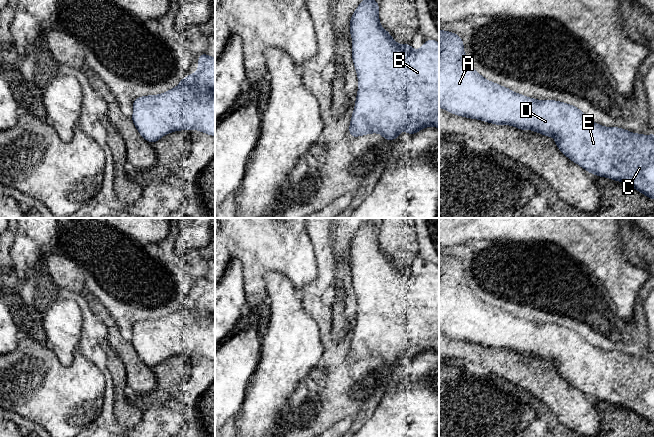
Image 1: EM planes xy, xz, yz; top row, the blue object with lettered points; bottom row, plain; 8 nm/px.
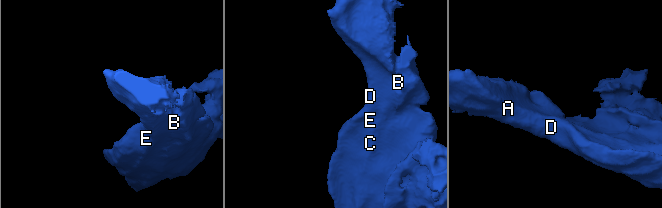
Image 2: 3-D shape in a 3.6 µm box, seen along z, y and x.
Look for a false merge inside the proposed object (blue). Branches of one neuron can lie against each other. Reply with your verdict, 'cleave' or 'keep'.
keep

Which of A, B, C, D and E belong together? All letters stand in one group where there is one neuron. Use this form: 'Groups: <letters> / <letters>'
Groups: A B C D E

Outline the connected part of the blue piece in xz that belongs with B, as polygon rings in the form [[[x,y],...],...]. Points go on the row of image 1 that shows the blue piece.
[[[362,0],[352,14],[350,19],[350,34],[352,37],[352,60],[358,77],[358,93],[356,95],[356,103],[352,113],[351,122],[349,125],[349,133],[351,137],[359,137],[362,135],[379,133],[384,137],[384,140],[398,139],[401,131],[406,131],[409,135],[419,132],[426,127],[439,128],[439,43],[432,40],[427,40],[417,51],[410,45],[405,43],[400,45],[397,43],[389,32],[382,28],[379,20],[379,6],[377,0]]]

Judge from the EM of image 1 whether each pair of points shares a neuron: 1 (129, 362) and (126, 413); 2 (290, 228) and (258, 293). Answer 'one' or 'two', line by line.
1: two
2: one

